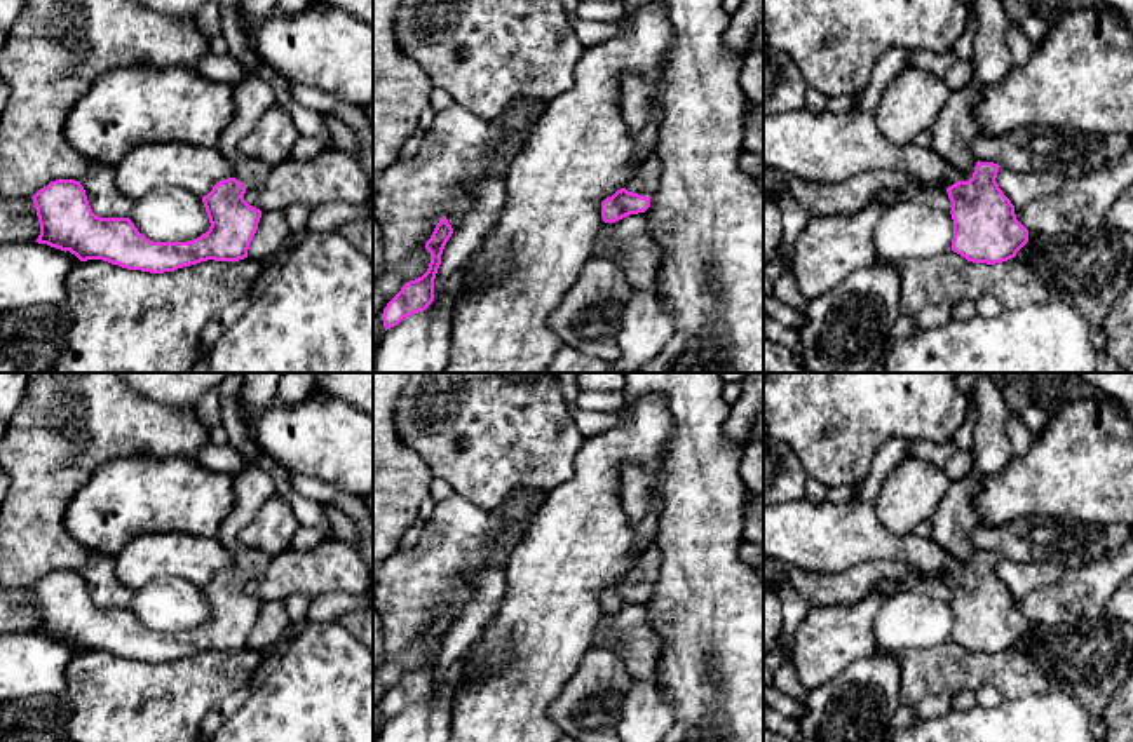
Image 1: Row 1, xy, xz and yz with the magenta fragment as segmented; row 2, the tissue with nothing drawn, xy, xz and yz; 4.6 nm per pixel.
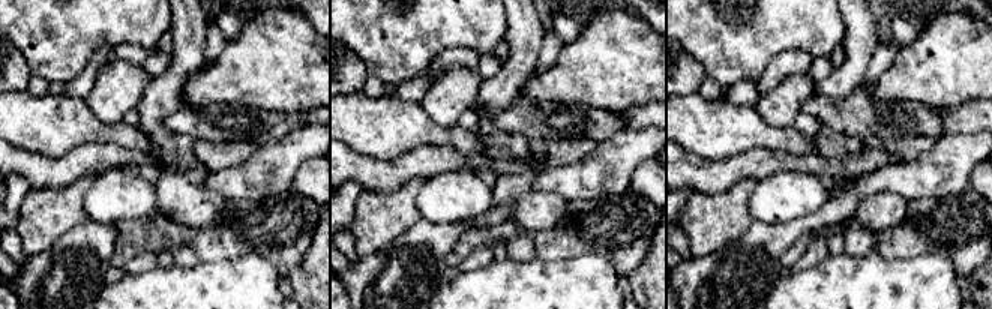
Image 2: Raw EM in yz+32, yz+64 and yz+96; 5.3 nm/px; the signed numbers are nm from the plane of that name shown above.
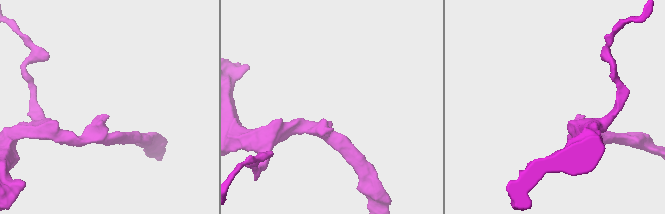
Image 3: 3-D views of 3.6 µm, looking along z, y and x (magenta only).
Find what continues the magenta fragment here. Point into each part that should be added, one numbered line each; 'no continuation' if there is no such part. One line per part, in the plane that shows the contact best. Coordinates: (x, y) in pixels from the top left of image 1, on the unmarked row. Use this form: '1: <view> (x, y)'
1: yz (950, 526)

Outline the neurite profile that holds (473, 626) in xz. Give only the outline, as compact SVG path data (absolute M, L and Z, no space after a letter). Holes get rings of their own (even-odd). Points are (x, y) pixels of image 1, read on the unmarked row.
M495 556L474 577L467 606L443 639L441 655L434 669L434 690L441 686L444 672L490 634L490 625L500 610L504 594L504 559Z

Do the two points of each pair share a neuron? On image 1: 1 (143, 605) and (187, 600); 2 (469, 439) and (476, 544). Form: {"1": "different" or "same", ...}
{"1": "same", "2": "different"}

